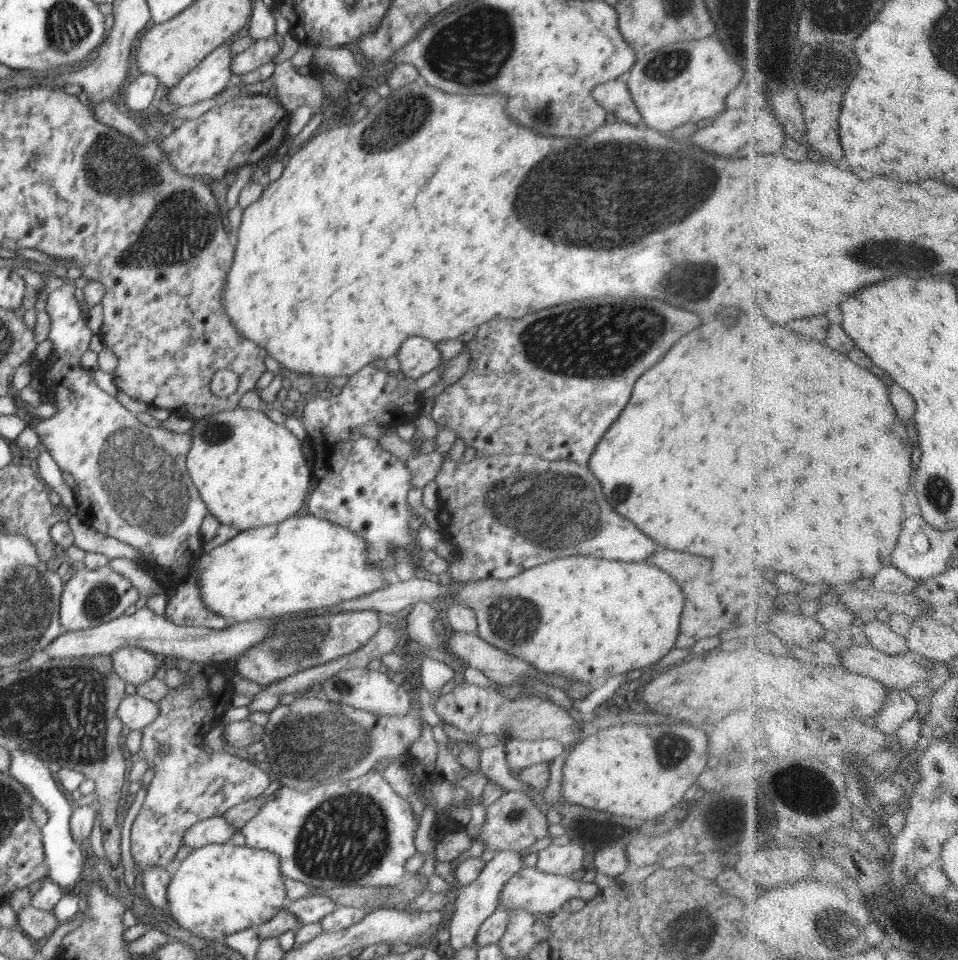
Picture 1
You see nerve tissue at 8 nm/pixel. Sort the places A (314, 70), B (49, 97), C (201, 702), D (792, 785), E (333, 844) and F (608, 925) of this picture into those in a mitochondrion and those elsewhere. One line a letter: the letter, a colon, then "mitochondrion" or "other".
A: other
B: other
C: other
D: mitochondrion
E: mitochondrion
F: other

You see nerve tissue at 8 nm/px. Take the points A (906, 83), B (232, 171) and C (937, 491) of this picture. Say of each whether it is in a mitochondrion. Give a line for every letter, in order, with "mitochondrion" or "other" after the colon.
A: other
B: other
C: mitochondrion

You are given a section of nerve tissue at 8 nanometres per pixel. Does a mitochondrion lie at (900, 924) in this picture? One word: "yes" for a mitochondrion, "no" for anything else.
no

